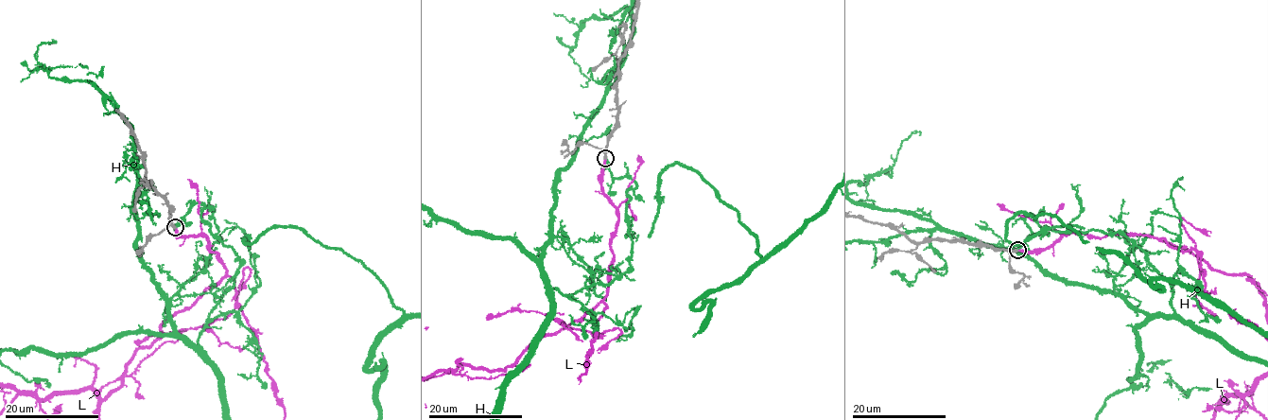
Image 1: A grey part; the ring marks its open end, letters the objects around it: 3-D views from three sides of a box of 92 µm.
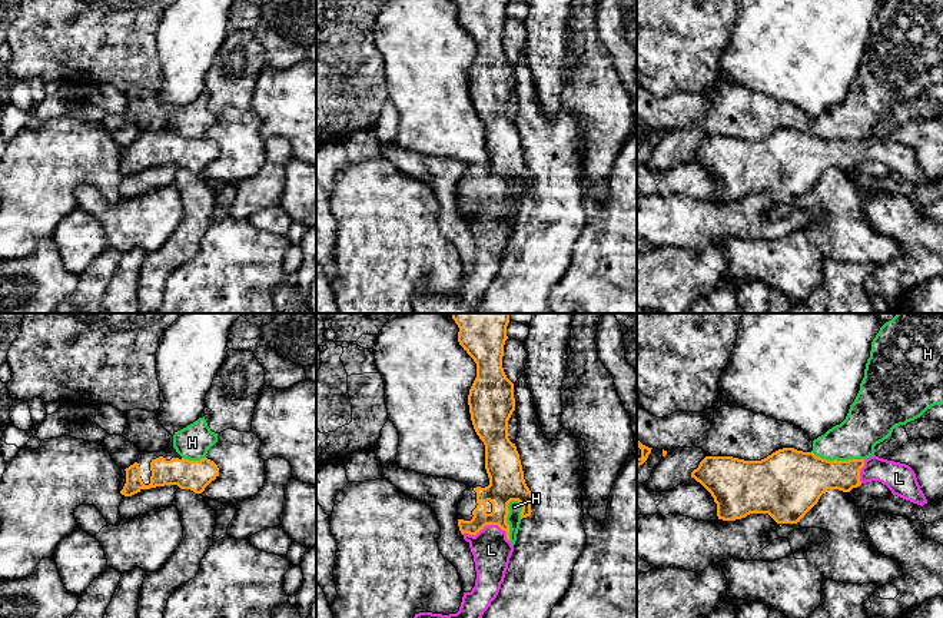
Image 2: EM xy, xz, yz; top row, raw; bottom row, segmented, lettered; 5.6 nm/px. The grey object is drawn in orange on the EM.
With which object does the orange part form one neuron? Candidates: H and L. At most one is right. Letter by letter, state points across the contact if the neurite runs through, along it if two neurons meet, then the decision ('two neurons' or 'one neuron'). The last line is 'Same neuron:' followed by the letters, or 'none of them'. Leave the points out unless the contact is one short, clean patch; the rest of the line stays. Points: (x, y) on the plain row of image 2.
H: border xz (517, 179), (508, 183), (508, 219); two neurons
L: way xz (507, 163), (488, 203), (491, 229); one neuron
Same neuron: L

